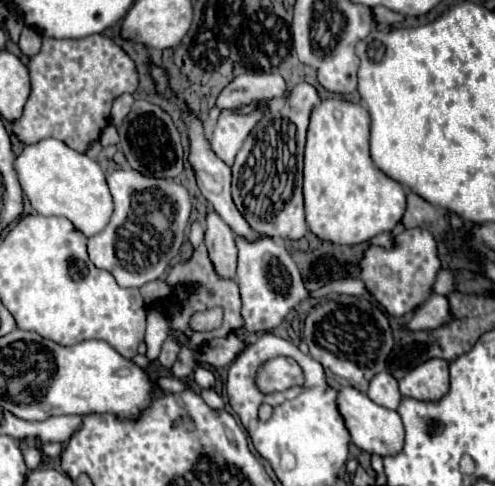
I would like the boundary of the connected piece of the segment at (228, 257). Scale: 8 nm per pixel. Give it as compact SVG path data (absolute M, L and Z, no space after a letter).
M214 211L208 213L206 221L208 221L206 247L210 261L222 279L234 279L236 277L234 231Z

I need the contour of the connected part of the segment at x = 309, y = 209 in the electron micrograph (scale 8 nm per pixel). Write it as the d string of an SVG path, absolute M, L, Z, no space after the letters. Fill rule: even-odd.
M326 99L314 109L304 155L304 205L310 231L322 241L368 243L374 235L392 231L406 211L402 185L372 163L368 137L370 113L364 105Z

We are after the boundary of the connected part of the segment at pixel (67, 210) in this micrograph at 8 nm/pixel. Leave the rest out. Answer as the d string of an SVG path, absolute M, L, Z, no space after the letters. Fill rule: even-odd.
M48 137L38 143L22 143L20 155L14 159L14 171L18 173L18 181L30 199L32 207L40 215L60 215L70 219L86 237L96 235L106 227L114 203L110 199L110 191L106 187L106 177L98 165L98 161L90 159L84 153L70 149L60 139Z

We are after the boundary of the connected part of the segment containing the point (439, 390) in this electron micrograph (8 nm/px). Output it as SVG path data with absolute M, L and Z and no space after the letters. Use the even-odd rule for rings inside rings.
M430 359L422 367L414 367L400 379L400 393L418 401L440 401L450 391L450 371L444 359Z

